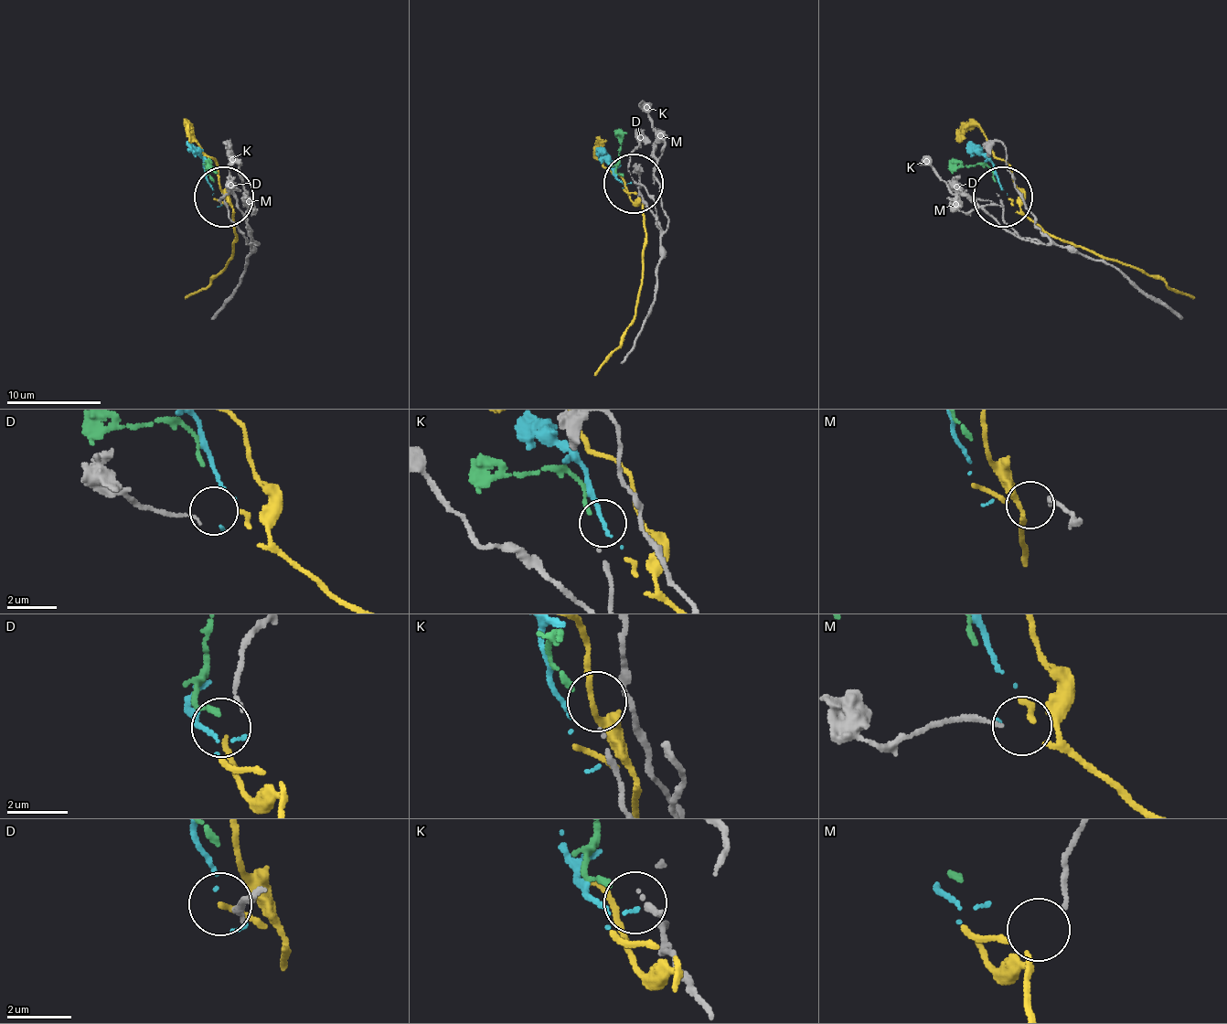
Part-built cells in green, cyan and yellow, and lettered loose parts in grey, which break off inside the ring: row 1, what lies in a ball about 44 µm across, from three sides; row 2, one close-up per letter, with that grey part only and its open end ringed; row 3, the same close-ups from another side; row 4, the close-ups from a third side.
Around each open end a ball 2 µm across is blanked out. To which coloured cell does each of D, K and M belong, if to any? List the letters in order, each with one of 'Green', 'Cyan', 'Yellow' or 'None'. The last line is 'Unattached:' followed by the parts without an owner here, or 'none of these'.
D: Yellow
K: Green
M: None
Unattached: M

